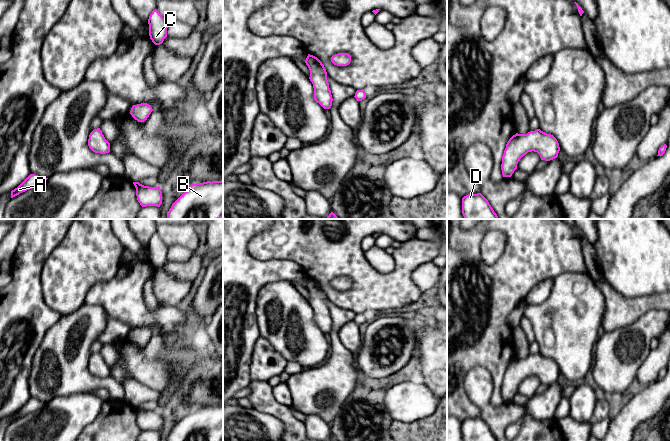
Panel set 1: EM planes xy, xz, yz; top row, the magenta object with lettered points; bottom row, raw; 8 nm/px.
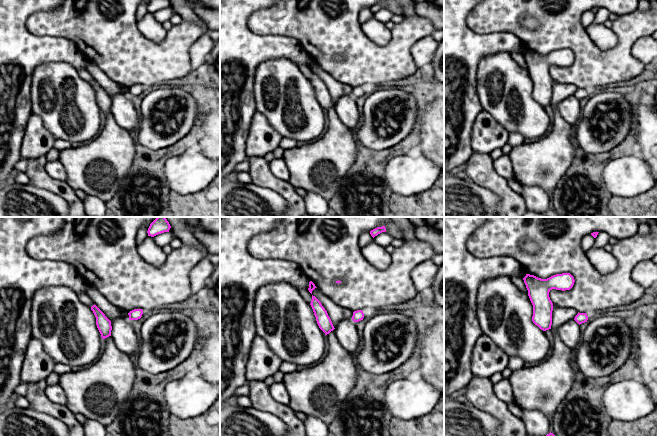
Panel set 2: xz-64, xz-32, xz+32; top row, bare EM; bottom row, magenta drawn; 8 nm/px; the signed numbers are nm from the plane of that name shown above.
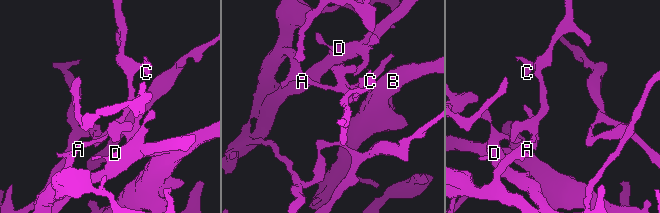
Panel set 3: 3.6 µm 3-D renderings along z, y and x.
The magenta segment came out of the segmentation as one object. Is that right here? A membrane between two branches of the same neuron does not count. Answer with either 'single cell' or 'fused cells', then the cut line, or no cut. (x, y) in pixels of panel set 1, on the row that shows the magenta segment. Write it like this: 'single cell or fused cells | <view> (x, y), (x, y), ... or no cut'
fused cells | yz (535, 131), (536, 137), (530, 141), (528, 151)

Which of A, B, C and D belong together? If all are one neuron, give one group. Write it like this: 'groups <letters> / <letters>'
groups A / B C D

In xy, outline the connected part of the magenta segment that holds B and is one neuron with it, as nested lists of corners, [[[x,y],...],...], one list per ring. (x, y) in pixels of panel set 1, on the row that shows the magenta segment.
[[[223,180],[192,184],[171,206],[167,219],[221,219]]]

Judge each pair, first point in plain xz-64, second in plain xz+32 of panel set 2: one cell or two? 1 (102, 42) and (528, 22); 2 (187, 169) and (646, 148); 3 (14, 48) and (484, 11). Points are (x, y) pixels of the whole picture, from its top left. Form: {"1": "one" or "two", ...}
{"1": "two", "2": "two", "3": "two"}

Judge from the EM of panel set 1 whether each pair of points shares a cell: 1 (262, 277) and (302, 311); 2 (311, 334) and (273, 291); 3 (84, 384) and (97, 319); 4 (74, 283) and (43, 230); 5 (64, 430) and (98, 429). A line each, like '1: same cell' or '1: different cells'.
1: different cells
2: same cell
3: same cell
4: different cells
5: different cells

